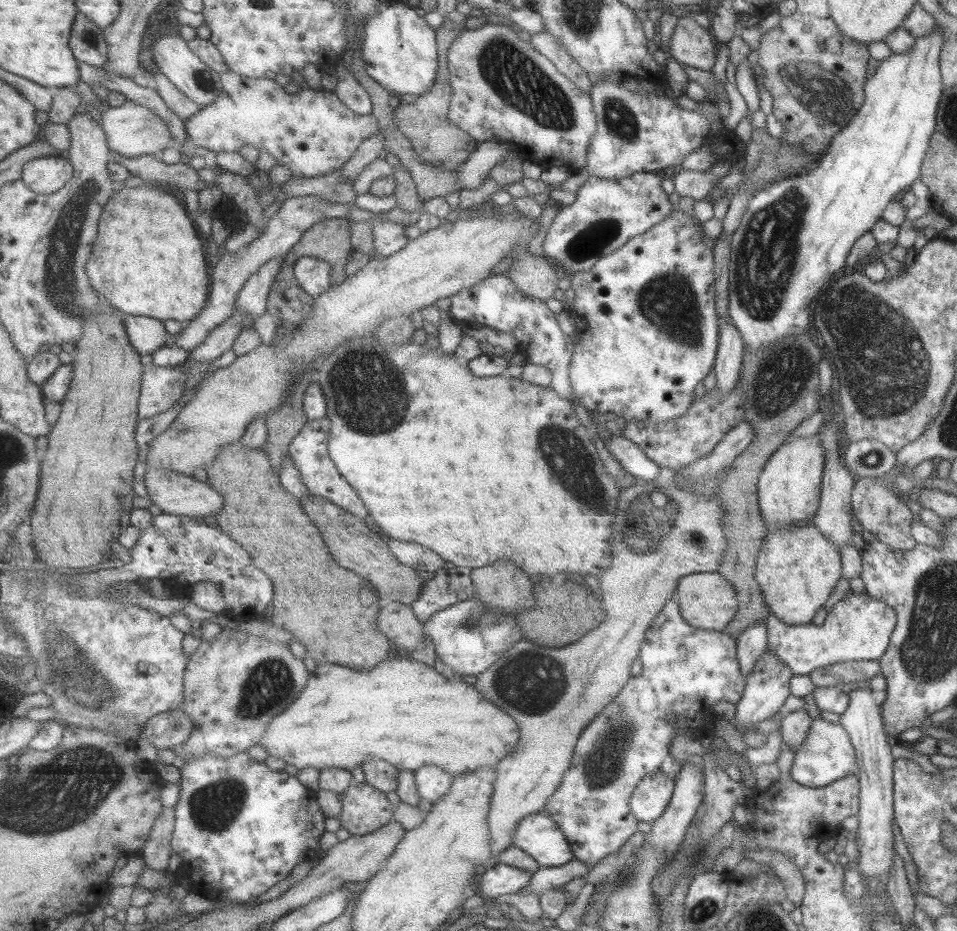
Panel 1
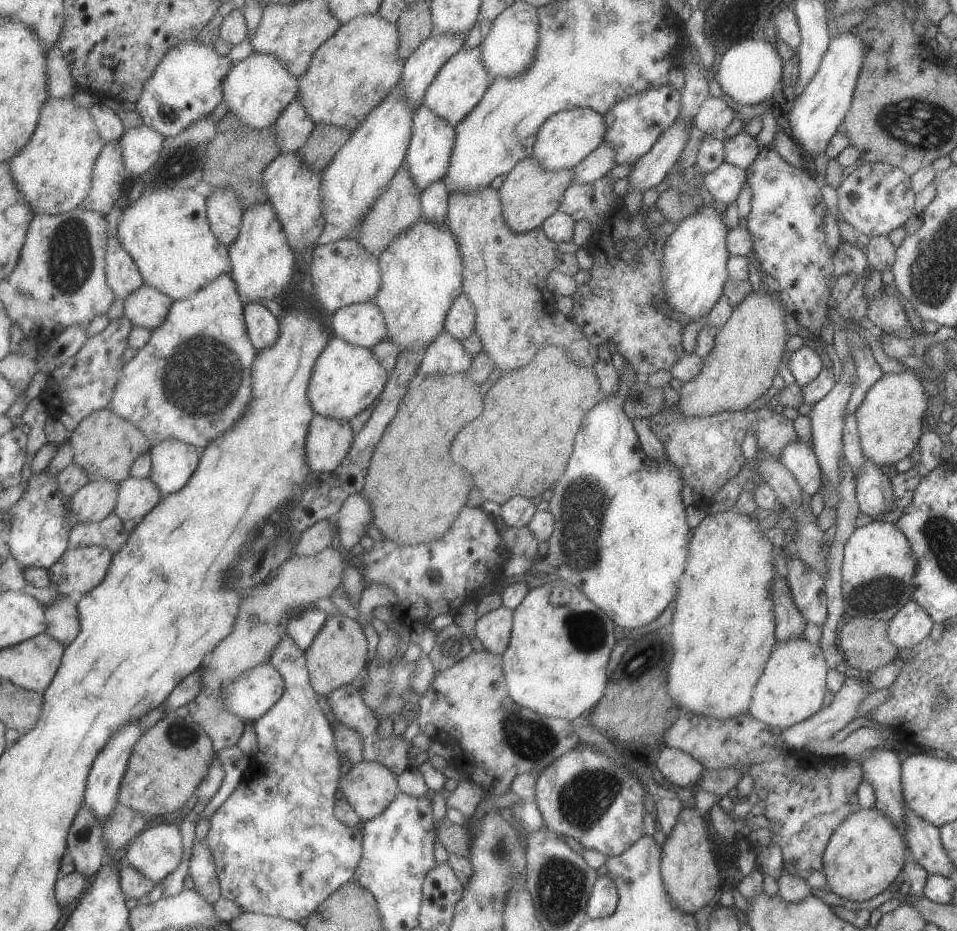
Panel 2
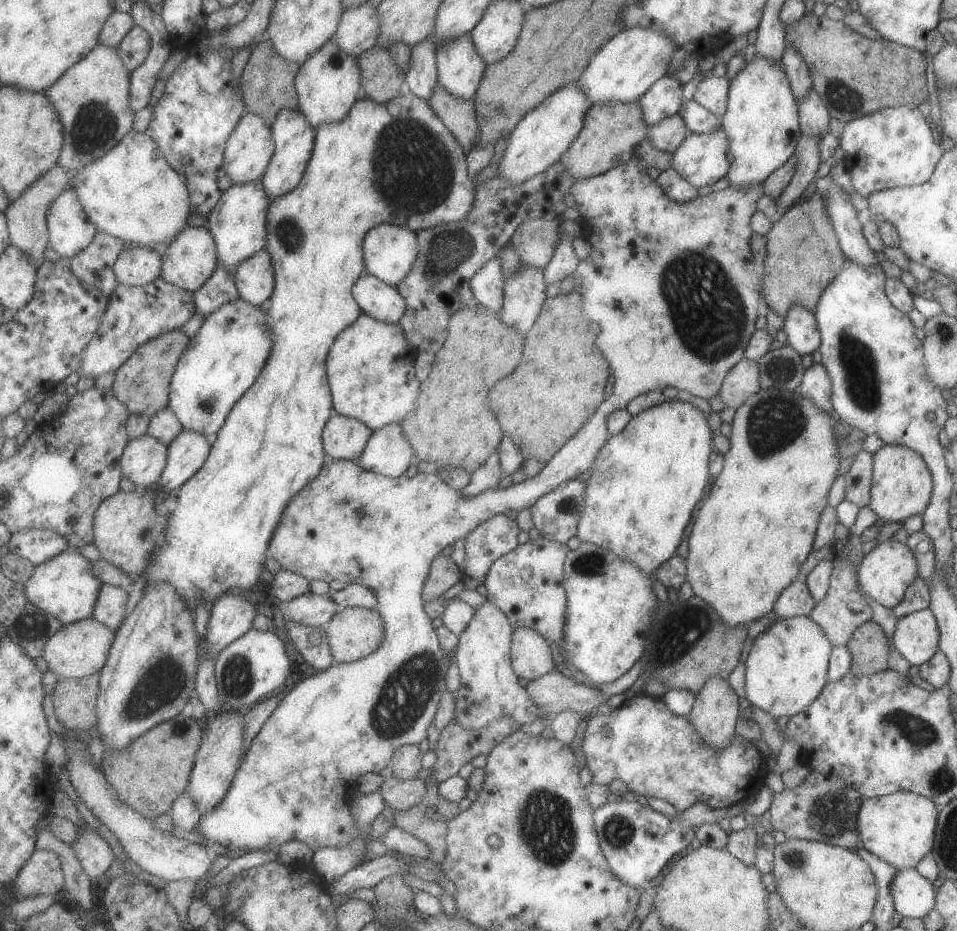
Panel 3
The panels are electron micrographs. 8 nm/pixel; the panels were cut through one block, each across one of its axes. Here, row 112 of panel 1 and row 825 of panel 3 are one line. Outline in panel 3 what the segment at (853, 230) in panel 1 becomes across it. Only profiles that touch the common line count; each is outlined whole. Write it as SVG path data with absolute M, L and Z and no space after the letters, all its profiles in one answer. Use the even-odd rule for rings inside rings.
M906 791L863 799L857 812L857 831L862 849L889 862L899 871L914 868L932 850L937 816L938 811L931 800Z

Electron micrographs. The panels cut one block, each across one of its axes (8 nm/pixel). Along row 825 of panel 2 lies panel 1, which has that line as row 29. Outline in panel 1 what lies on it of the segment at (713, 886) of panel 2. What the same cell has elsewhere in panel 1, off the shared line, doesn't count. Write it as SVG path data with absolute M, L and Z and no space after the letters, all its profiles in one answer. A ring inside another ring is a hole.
M691 17L677 18L669 38L668 52L678 63L706 71L713 66L716 58L712 33Z

